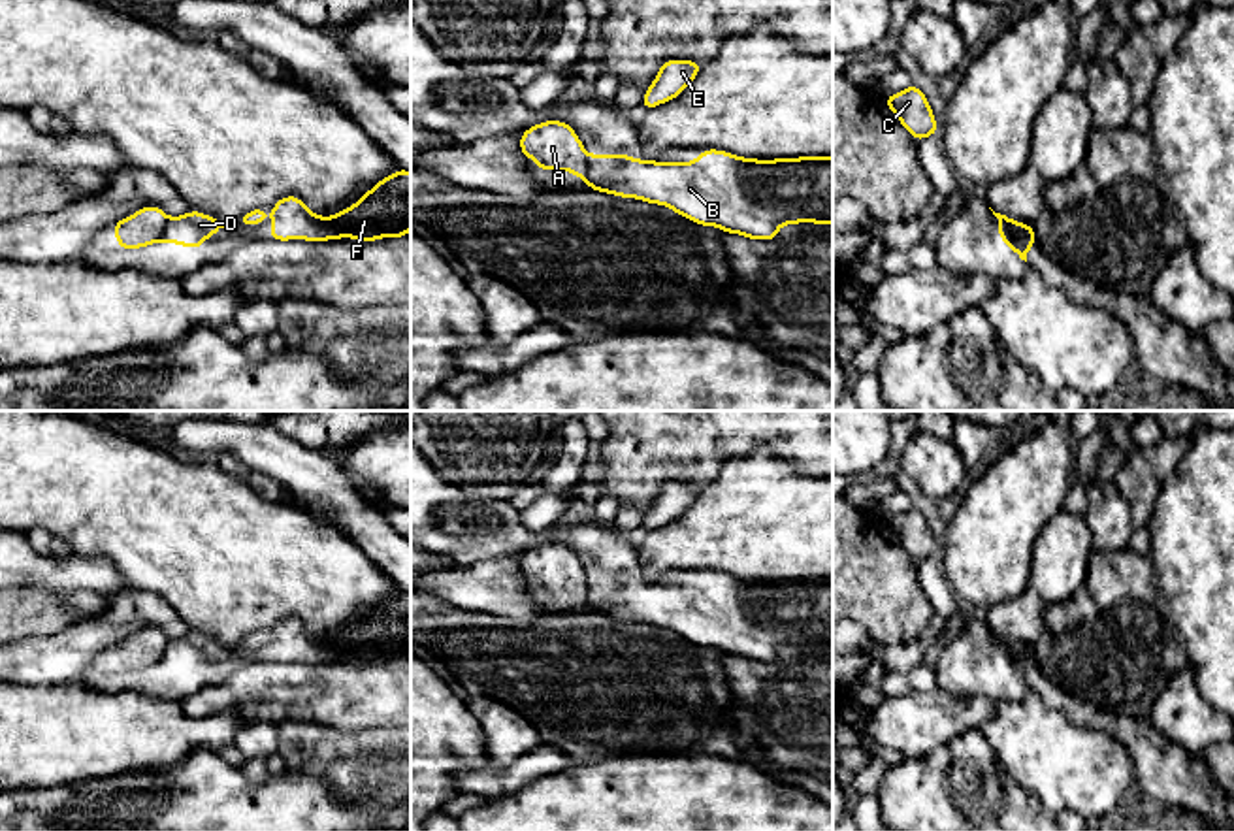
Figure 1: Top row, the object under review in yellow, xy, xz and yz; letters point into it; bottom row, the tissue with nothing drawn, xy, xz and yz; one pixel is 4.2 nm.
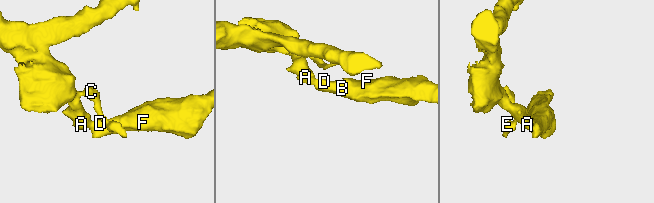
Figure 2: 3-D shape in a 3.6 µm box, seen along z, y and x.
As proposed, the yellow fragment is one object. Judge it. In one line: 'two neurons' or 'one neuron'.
two neurons

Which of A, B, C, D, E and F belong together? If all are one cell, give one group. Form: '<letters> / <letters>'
A C E / B D F

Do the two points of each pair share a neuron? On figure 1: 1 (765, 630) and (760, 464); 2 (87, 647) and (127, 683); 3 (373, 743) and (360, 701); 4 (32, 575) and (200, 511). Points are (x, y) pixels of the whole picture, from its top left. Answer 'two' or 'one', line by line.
1: two
2: two
3: two
4: two

